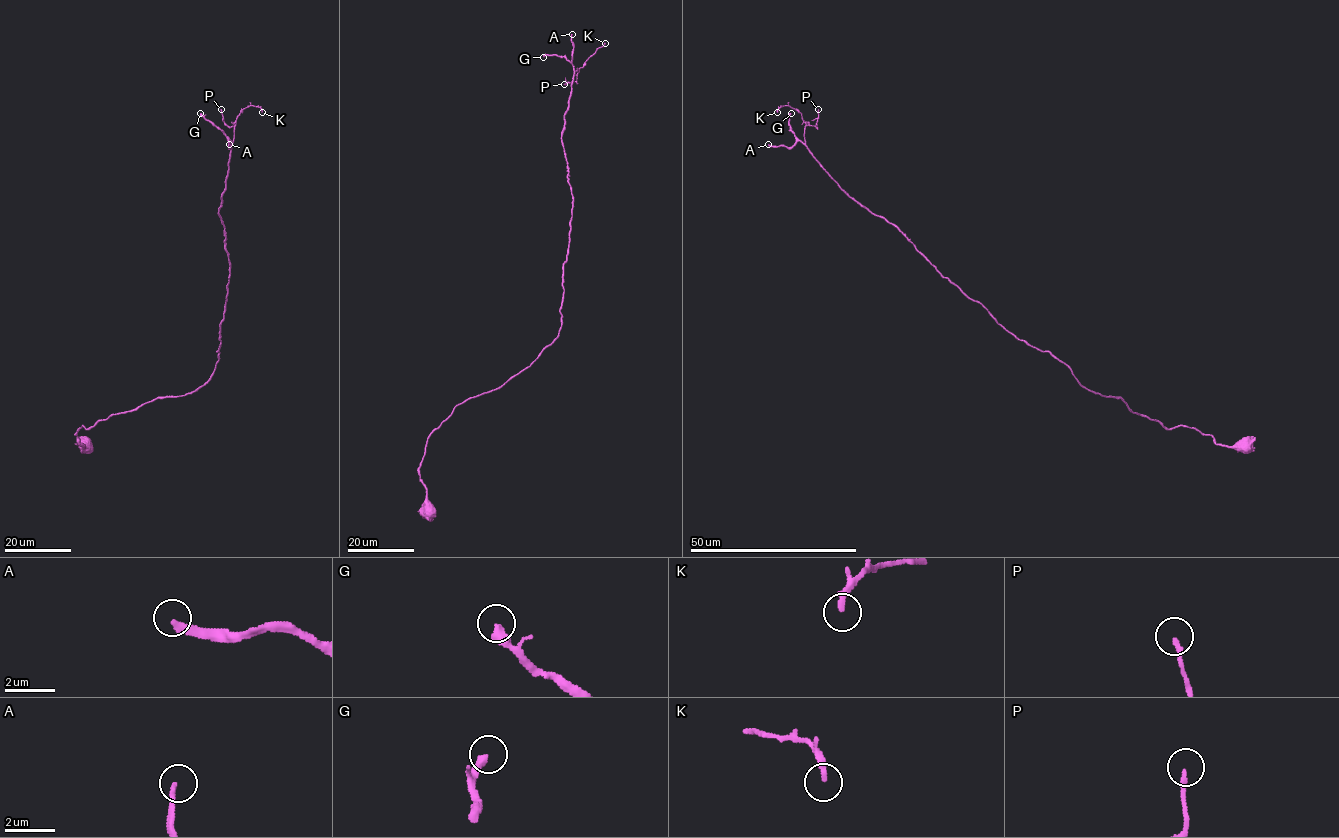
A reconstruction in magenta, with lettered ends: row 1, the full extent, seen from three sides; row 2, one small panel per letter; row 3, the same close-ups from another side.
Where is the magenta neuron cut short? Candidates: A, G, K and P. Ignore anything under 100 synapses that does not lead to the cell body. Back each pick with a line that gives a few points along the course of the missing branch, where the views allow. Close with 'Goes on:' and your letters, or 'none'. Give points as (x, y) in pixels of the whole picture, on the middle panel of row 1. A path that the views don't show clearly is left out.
Goes on: A

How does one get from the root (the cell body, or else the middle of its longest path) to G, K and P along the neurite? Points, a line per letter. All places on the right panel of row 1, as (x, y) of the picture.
G: (1240, 446), (1166, 429), (1016, 338), (854, 201), (791, 130), (791, 113)
K: (1240, 446), (1166, 429), (1084, 388), (855, 202), (806, 145), (802, 115), (787, 105), (777, 112)
P: (1240, 446), (1166, 429), (1120, 398), (1095, 393), (1049, 352), (1005, 330), (825, 170), (804, 137), (818, 109)

